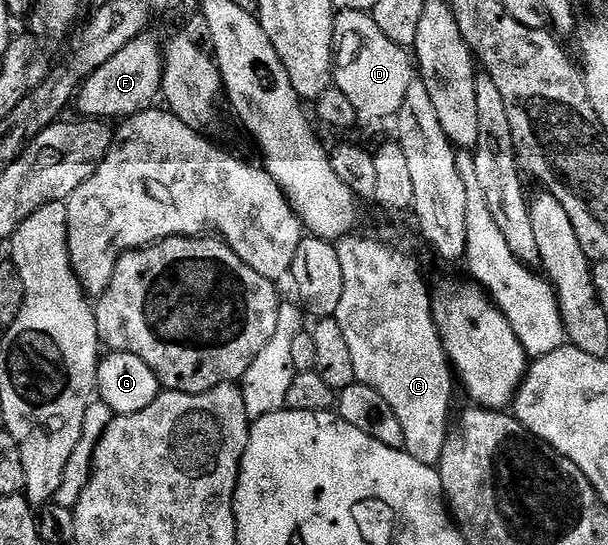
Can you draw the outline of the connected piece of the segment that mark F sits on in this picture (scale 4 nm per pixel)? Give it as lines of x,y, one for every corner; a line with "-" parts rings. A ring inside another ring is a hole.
145,33
126,45
106,65
102,65
88,80
81,85
80,92
74,100
75,110
80,110
88,121
119,121
131,120
133,115
143,111
151,111
157,106
156,95
164,89
164,71
166,55
162,43
151,39
151,34

